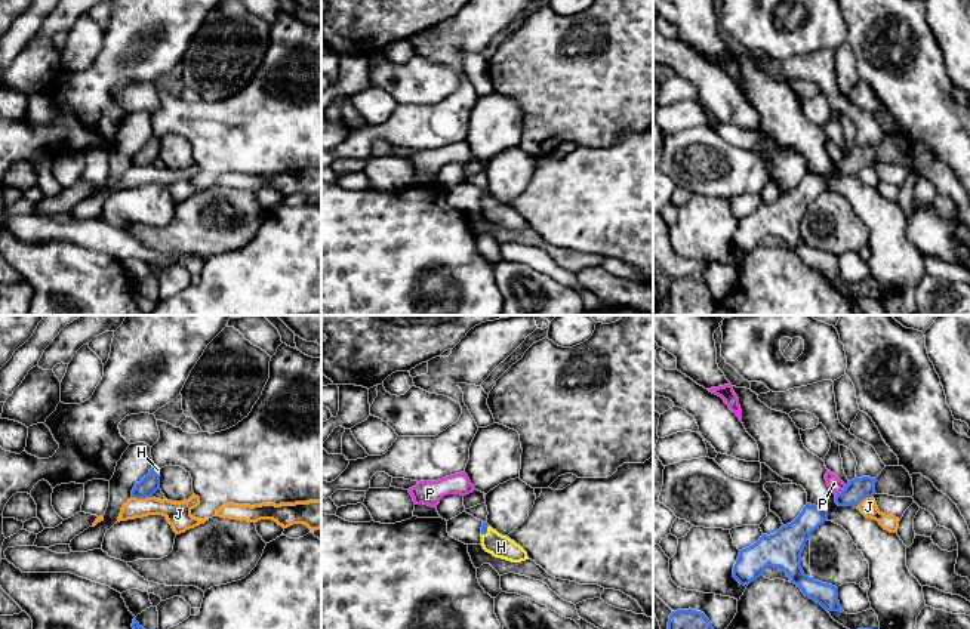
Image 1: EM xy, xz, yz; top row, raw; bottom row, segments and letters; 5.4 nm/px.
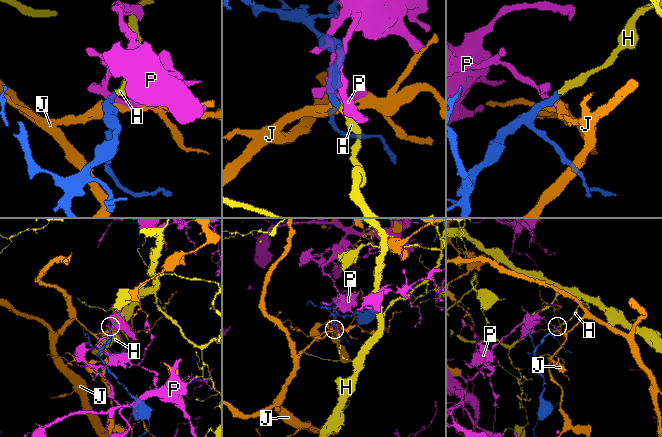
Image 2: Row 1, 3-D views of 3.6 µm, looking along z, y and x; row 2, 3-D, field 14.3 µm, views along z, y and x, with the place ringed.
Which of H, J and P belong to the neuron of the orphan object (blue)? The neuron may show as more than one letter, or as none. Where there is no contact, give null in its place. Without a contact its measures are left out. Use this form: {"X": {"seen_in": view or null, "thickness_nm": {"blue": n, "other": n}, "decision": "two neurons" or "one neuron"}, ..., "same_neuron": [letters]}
{"H": {"seen_in": "xz", "thickness_nm": {"blue": 30, "other": 130}, "decision": "one neuron"}, "J": {"seen_in": "xy", "thickness_nm": {"blue": 100, "other": 140}, "decision": "two neurons"}, "P": {"seen_in": "yz", "thickness_nm": {"blue": 120, "other": 80}, "decision": "two neurons"}, "same_neuron": ["H"]}

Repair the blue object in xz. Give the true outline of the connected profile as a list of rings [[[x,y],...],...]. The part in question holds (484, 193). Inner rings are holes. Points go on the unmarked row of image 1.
[[[487,189],[481,195],[481,215],[486,221],[496,226],[502,226],[511,231],[521,231],[529,228],[527,221],[506,204],[493,198]]]

